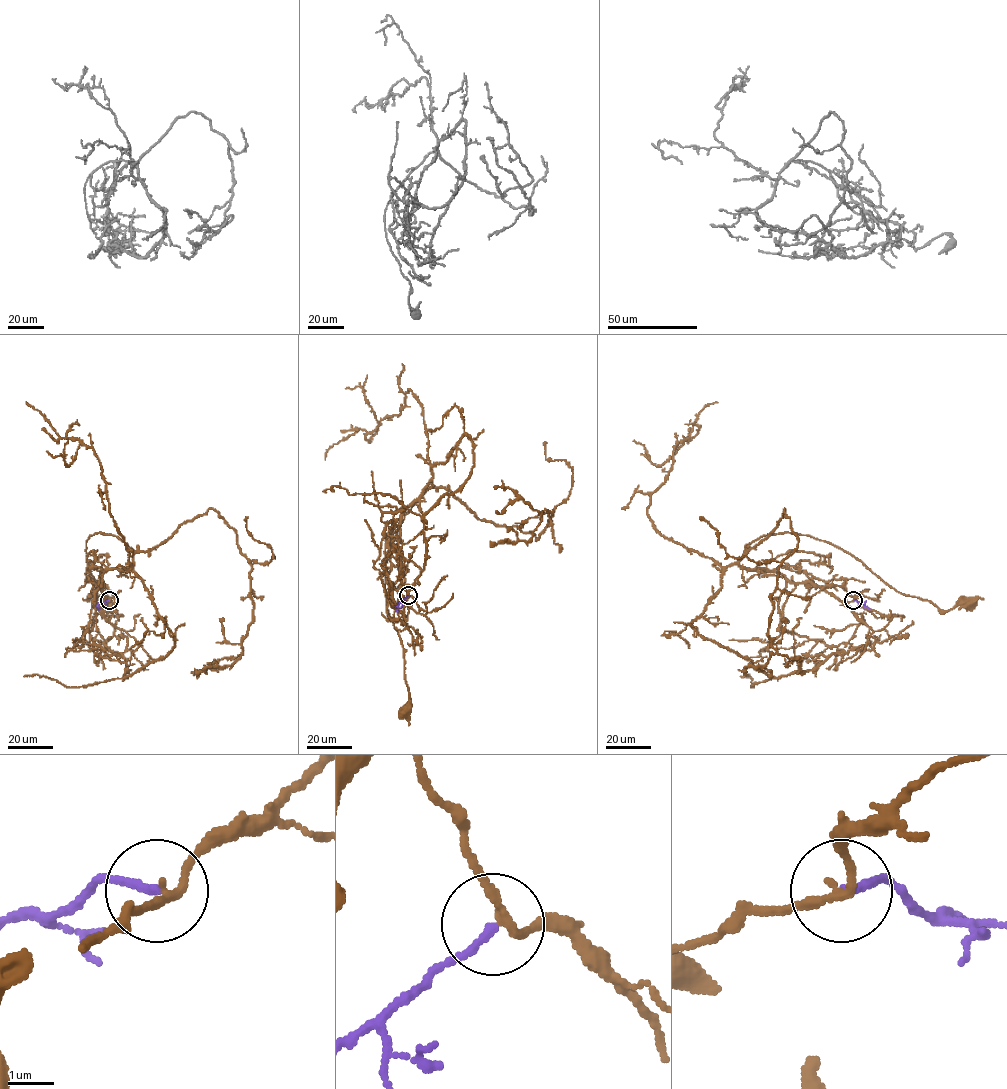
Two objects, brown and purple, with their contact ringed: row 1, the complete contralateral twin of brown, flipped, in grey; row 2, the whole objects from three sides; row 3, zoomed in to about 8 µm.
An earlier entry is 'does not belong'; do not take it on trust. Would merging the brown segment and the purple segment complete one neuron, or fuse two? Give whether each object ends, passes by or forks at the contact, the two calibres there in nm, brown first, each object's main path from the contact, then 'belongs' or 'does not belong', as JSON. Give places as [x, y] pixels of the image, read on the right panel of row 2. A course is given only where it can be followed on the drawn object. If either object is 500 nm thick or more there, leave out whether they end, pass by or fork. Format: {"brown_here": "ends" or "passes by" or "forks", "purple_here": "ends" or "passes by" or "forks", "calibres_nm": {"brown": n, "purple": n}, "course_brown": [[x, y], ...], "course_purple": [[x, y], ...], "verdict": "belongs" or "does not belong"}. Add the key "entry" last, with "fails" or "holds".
{"brown_here": "passes by", "purple_here": "ends", "calibres_nm": {"brown": 170, "purple": 160}, "course_brown": [[854, 601], [743, 568], [739, 559], [762, 536], [807, 534], [906, 595], [944, 611], [970, 605]], "course_purple": [[854, 601], [869, 609]], "verdict": "does not belong", "entry": "holds"}

